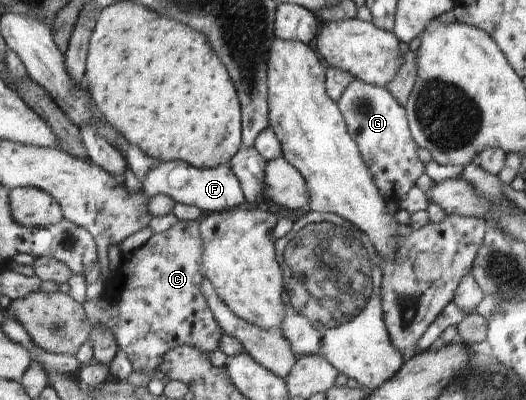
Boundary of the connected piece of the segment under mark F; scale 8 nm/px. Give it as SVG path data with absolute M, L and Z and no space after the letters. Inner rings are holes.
M160 161L143 181L142 190L154 198L160 194L170 196L177 203L198 206L204 214L221 212L229 208L236 208L245 203L244 188L231 166L222 164L212 169L200 169L183 161Z

